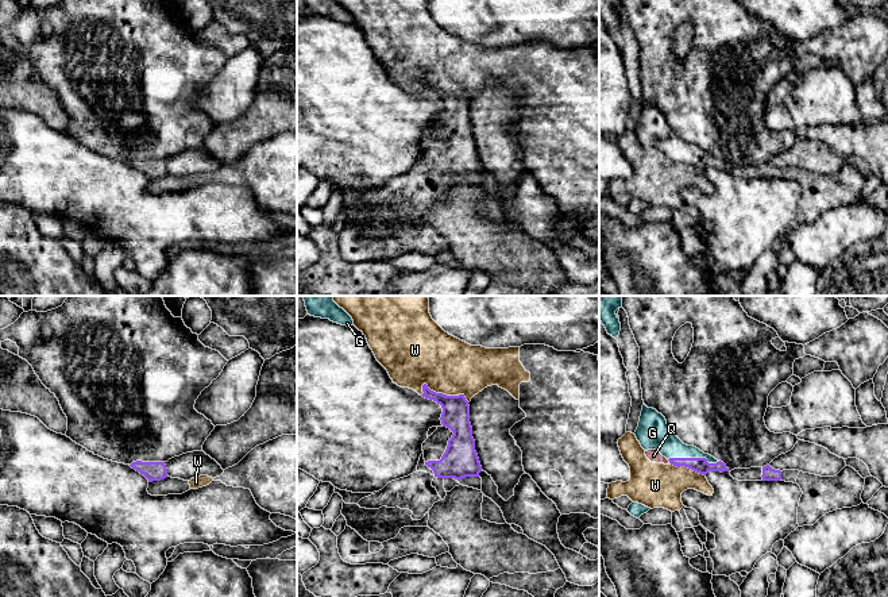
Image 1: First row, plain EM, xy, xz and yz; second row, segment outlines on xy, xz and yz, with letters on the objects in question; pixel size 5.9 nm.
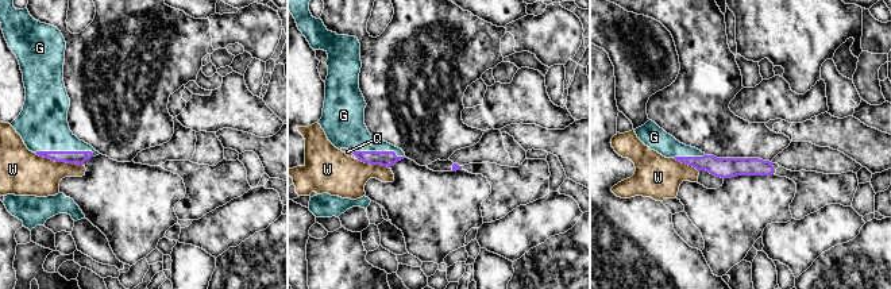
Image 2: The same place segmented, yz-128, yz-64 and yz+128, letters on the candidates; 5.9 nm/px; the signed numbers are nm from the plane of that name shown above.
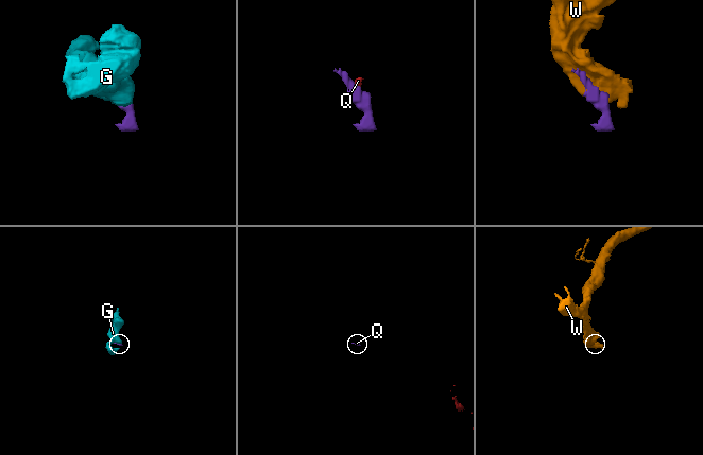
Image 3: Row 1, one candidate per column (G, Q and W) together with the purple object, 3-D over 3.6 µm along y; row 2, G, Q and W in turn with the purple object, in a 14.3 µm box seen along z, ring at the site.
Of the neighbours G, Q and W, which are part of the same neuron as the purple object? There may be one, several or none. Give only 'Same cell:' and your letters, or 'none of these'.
Same cell: G

